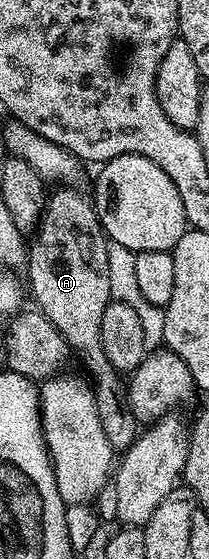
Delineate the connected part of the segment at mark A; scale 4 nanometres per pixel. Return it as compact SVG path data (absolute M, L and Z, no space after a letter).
M59 186L59 188L50 193L47 198L47 204L43 207L43 216L39 219L39 227L35 229L33 235L29 240L29 247L27 249L27 262L25 265L25 273L27 272L27 280L31 283L31 292L29 288L29 296L36 300L38 311L45 314L45 318L49 318L49 322L53 322L53 326L57 326L57 330L65 338L68 349L72 353L75 352L79 355L79 360L81 363L87 367L87 372L91 377L89 377L90 383L93 385L93 391L95 394L95 402L97 404L97 418L101 418L101 427L105 430L105 438L109 438L112 449L115 450L126 450L131 447L135 437L139 435L141 428L137 423L135 416L131 413L130 408L127 407L125 403L125 384L122 380L120 373L116 372L114 366L109 362L109 358L105 354L103 349L103 343L101 342L101 318L105 318L105 310L110 306L112 302L111 291L109 290L109 254L107 253L107 245L109 243L107 239L106 232L103 231L101 222L99 221L99 216L95 212L95 205L90 199L87 200L82 196L81 193L75 189L75 186Z

